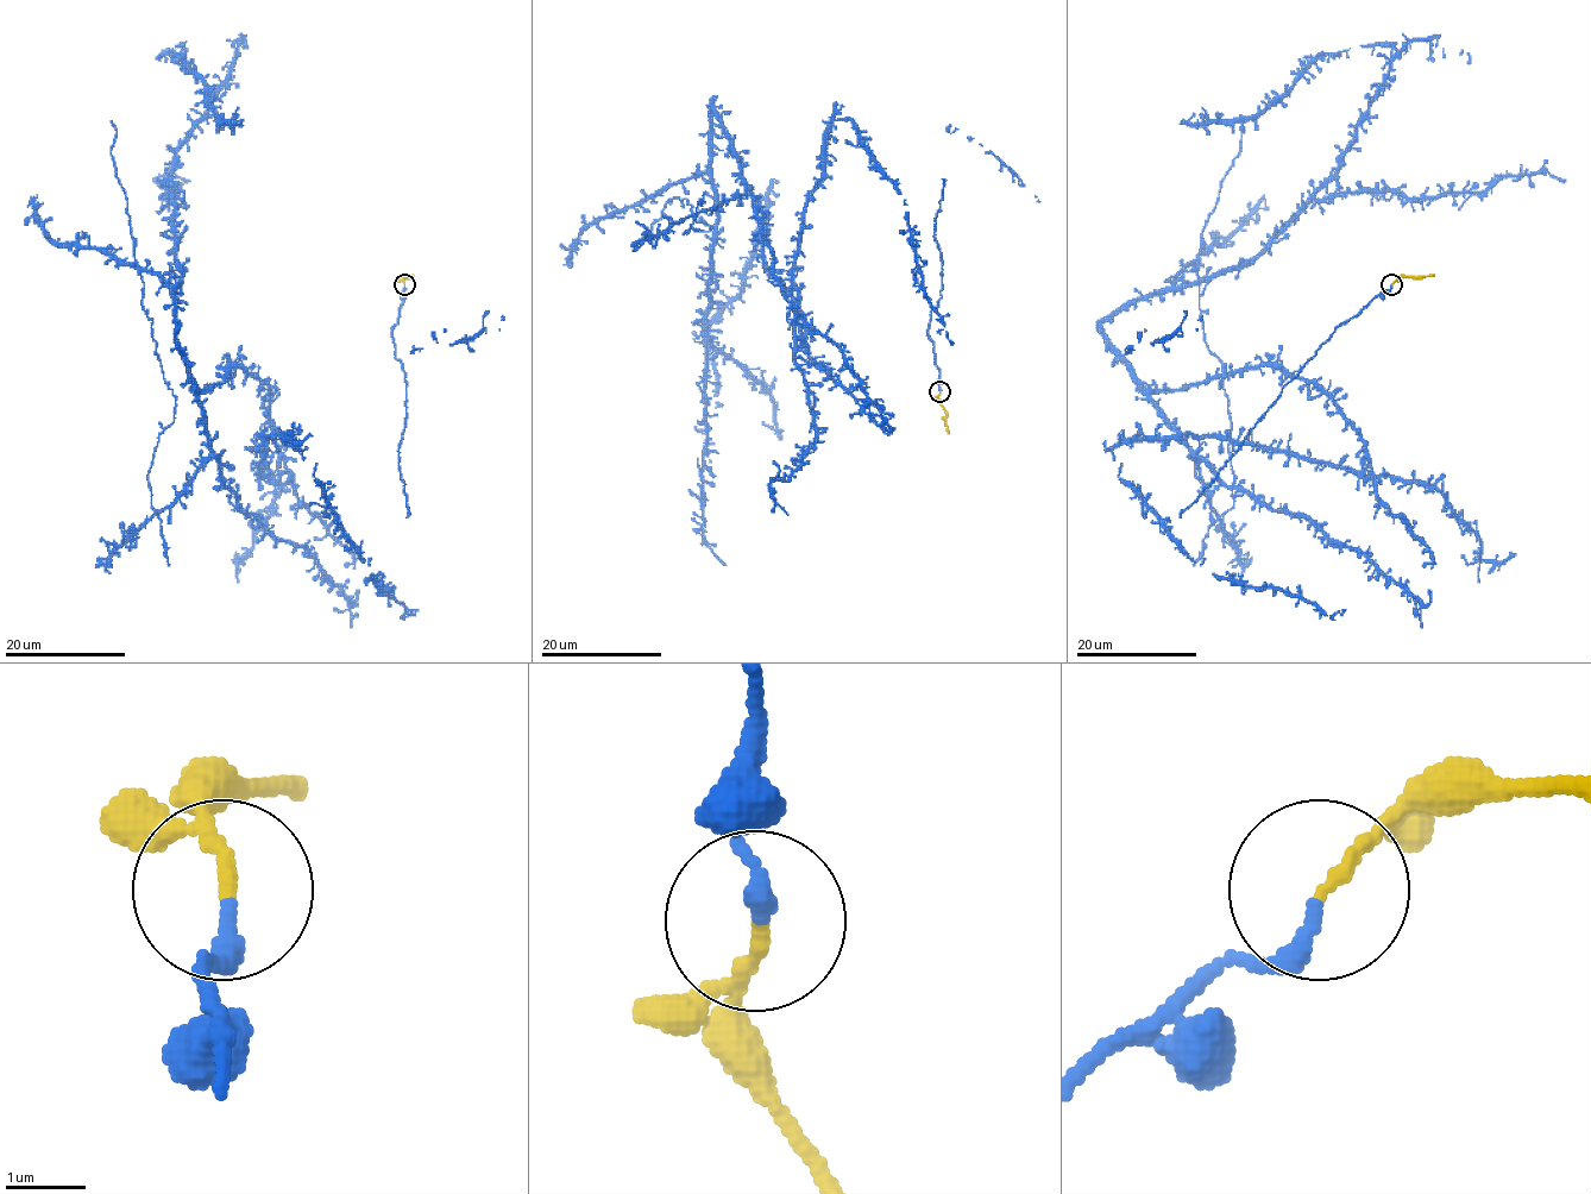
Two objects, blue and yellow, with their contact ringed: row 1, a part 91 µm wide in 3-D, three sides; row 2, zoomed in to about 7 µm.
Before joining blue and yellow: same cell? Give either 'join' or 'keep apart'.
join

